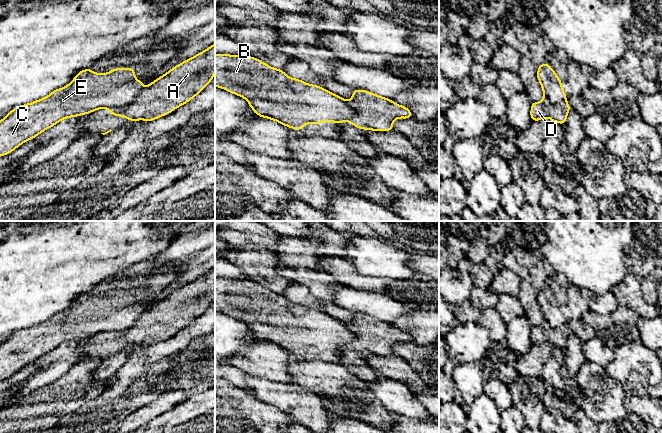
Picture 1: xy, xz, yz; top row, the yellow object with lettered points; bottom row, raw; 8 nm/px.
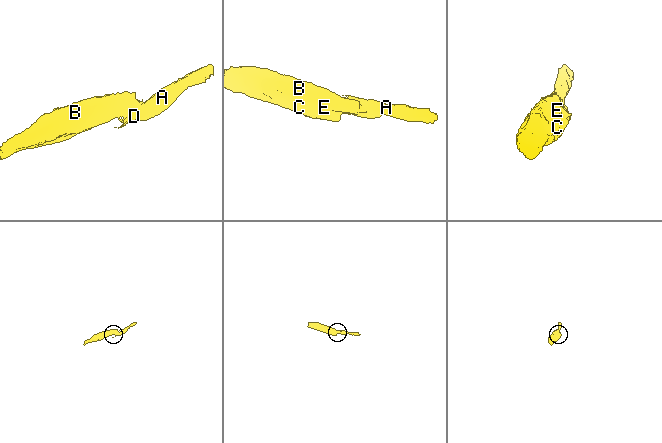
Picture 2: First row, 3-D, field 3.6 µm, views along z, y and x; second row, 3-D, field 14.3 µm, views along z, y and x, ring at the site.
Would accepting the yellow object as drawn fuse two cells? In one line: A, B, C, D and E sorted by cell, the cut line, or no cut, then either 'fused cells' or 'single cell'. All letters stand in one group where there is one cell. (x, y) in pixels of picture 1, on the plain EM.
A D / B C E; cut in xy along (141, 313), (129, 327), (109, 332); fused cells

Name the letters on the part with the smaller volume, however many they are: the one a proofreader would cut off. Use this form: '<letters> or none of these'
A, D

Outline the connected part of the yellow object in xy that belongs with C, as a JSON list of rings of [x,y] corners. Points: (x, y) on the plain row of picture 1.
[[[91,292],[80,295],[65,311],[48,320],[14,332],[0,344],[0,380],[15,374],[22,367],[69,341],[89,338],[101,332],[120,332],[134,325],[141,316],[143,306],[135,301],[133,292],[112,293],[109,297],[94,297]]]

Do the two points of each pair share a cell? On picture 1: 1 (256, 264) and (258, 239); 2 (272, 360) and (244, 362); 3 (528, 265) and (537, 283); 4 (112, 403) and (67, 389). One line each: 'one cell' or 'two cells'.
1: two cells
2: one cell
3: one cell
4: two cells

